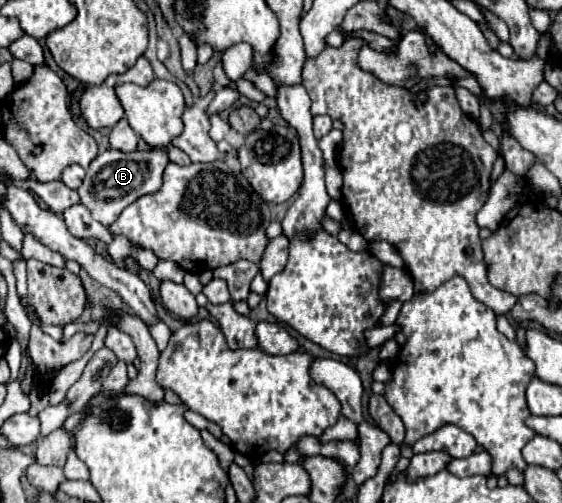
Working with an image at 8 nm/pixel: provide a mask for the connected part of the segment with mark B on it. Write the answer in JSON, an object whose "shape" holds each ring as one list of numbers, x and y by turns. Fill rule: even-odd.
{"shape":[[106,149,90,163,82,185,78,187,80,203,90,209,96,221,108,227,122,213,124,207,128,207,138,197,150,193,150,189,160,187,160,179,166,163,168,163,168,153,162,149,154,149,154,155,152,151,132,151,132,155,128,155,118,149]]}

